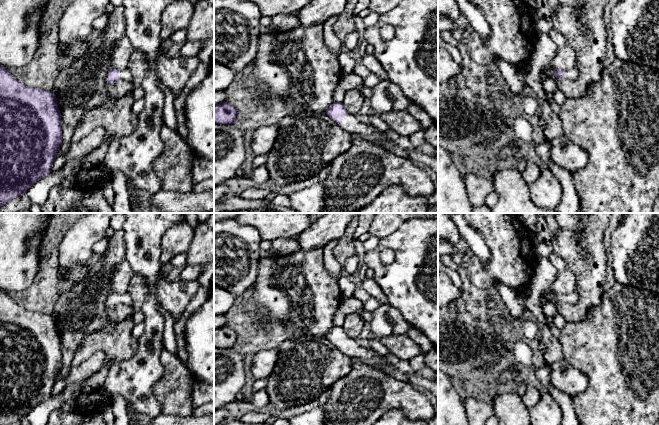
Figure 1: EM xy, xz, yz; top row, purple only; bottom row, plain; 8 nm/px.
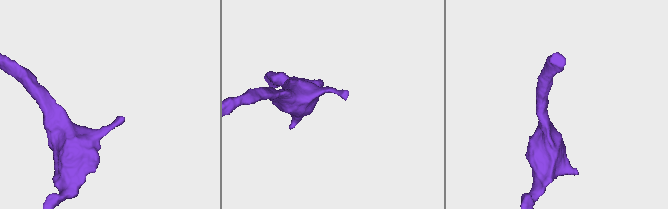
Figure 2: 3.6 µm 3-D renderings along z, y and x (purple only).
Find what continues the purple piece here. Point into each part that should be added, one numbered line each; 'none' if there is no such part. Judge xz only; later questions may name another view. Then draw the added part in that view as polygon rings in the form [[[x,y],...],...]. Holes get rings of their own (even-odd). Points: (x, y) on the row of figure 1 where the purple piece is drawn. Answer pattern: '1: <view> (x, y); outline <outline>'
1: xz (350, 123); outline [[[346,113],[339,126],[351,134],[363,135],[364,139],[372,144],[391,149],[390,145],[383,143],[383,140],[388,137],[387,133],[378,132],[372,125],[362,123],[354,115]]]

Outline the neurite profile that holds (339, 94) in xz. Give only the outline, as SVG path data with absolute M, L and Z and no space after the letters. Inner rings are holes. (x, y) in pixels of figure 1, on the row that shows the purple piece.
M338 85L333 93L334 101L344 103L345 94L346 94L346 91L340 85Z

